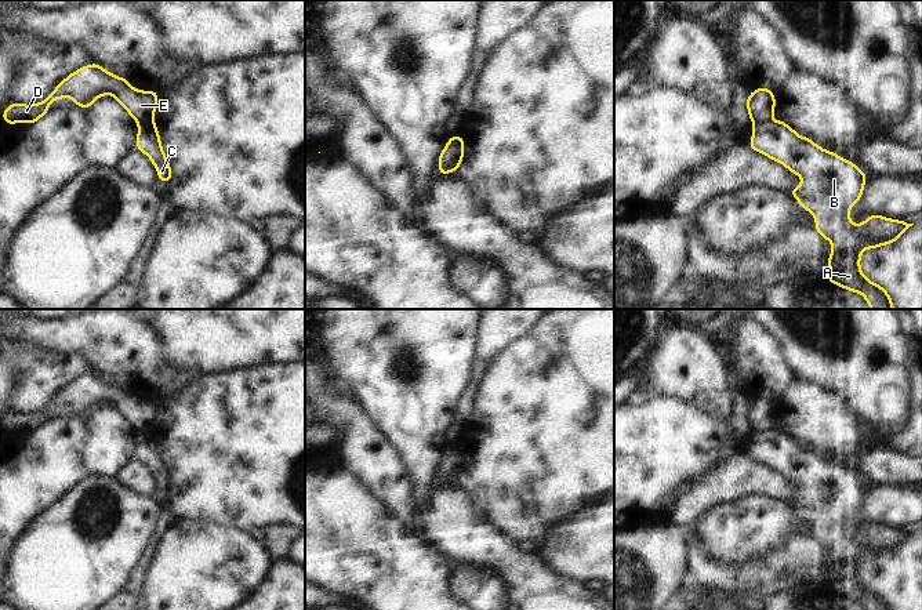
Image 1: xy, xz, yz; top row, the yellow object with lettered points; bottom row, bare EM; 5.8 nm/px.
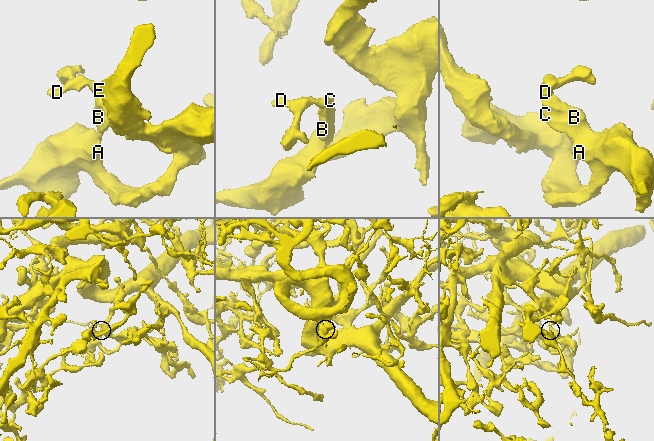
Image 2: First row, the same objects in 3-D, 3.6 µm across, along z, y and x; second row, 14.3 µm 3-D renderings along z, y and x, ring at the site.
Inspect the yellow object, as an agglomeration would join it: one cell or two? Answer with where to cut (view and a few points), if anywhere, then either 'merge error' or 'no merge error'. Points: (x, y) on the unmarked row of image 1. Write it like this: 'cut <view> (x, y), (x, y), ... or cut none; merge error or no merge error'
cut yz (772, 429), (763, 434), (754, 434); merge error

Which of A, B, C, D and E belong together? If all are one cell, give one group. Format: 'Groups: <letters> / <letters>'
Groups: A B C / D E

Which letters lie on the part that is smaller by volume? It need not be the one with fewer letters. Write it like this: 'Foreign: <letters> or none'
Foreign: D, E

